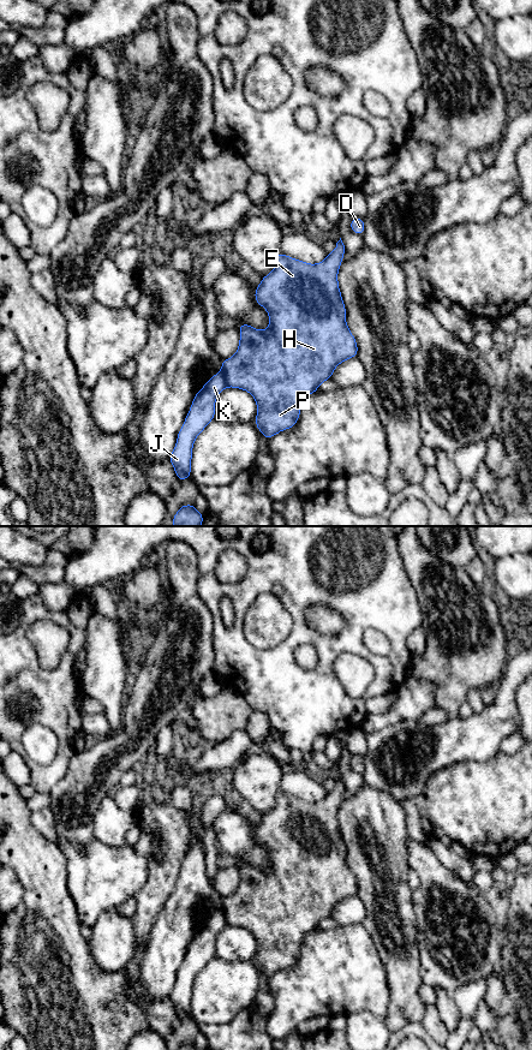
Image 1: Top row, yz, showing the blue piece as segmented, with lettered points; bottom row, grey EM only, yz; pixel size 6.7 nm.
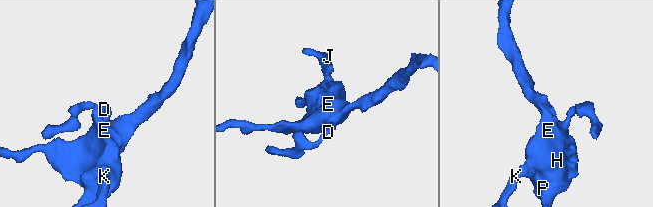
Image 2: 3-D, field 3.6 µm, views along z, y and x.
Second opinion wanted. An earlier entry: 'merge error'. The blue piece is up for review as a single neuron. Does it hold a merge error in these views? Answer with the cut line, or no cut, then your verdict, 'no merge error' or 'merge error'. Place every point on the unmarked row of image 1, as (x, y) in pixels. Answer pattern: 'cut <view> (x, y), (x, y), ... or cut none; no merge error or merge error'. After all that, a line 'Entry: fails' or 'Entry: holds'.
cut yz (222, 908), (227, 924); merge error
Entry: holds

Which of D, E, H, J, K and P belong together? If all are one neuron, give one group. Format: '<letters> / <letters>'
D E H P / J K

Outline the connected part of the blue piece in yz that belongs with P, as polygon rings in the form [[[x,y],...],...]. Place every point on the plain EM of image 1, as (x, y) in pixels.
[[[341,776],[334,789],[317,803],[280,789],[274,809],[263,815],[255,828],[256,841],[269,853],[269,866],[258,869],[247,861],[239,863],[238,889],[221,900],[227,925],[244,927],[255,936],[255,962],[267,978],[293,966],[299,959],[305,936],[318,930],[318,924],[331,917],[340,901],[358,894],[355,876],[346,861],[346,845],[337,819],[343,795]]]

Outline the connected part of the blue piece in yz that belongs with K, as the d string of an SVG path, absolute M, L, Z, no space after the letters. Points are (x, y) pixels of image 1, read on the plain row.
M219 909L196 931L190 949L178 971L175 985L169 995L177 1016L183 1021L191 1016L192 985L196 976L215 956L215 939L227 925L223 909Z

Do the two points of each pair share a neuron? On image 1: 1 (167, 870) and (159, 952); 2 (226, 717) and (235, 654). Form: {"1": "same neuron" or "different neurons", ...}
{"1": "different neurons", "2": "different neurons"}

